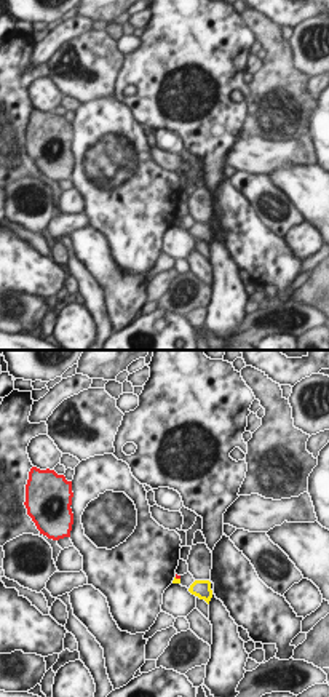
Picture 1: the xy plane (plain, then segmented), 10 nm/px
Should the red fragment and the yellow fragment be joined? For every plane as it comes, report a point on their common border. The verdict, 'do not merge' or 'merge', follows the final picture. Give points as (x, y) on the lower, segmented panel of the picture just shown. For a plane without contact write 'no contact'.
meets red at (178, 577)

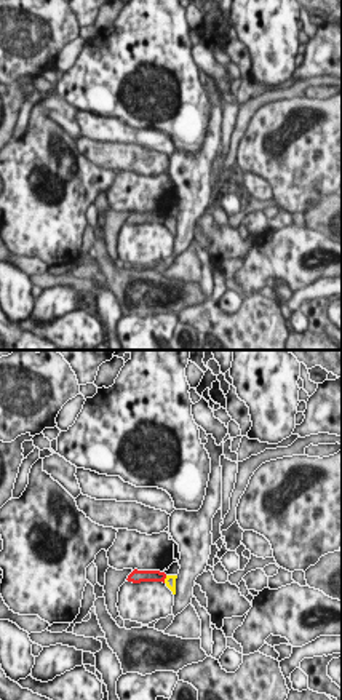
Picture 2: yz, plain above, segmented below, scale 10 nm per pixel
meets red at (165, 577)

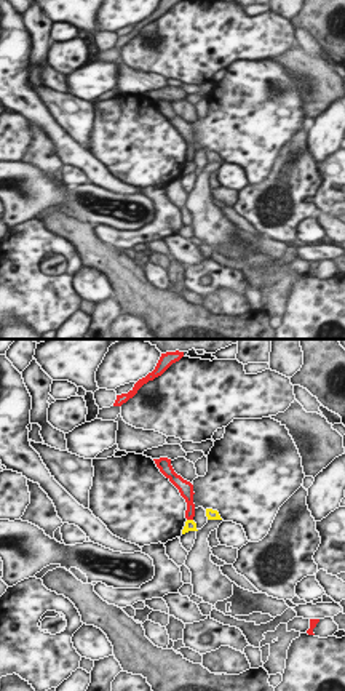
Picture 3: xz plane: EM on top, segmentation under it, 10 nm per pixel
meets red at (190, 519)

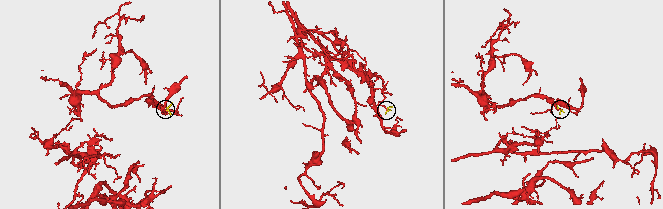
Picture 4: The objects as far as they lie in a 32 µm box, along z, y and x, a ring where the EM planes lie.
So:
do not merge

